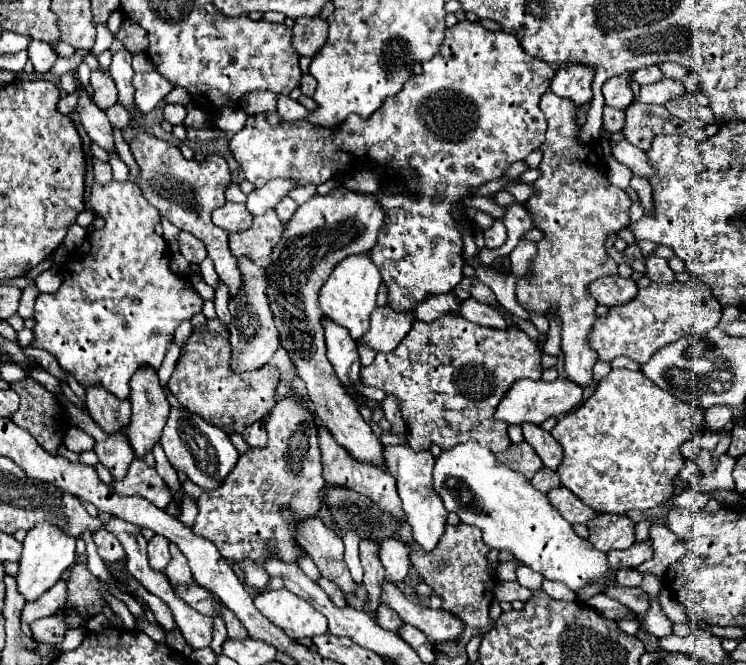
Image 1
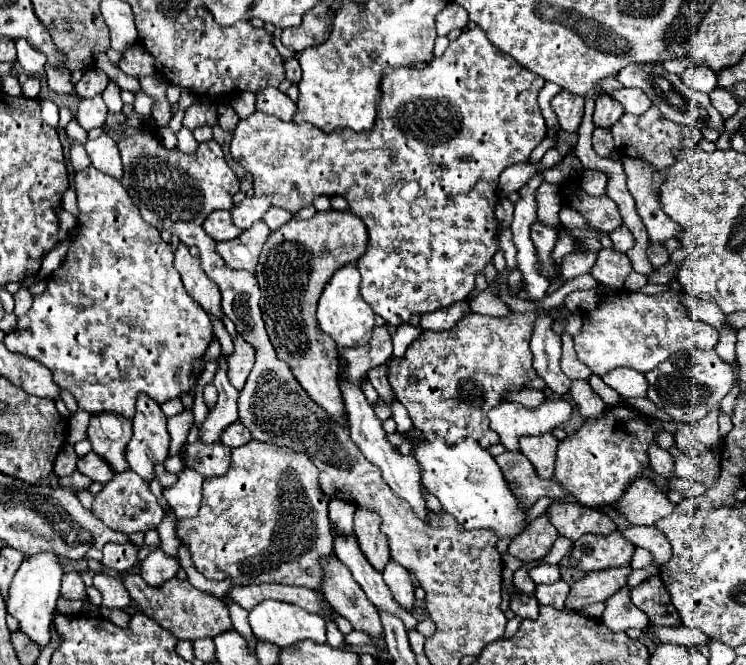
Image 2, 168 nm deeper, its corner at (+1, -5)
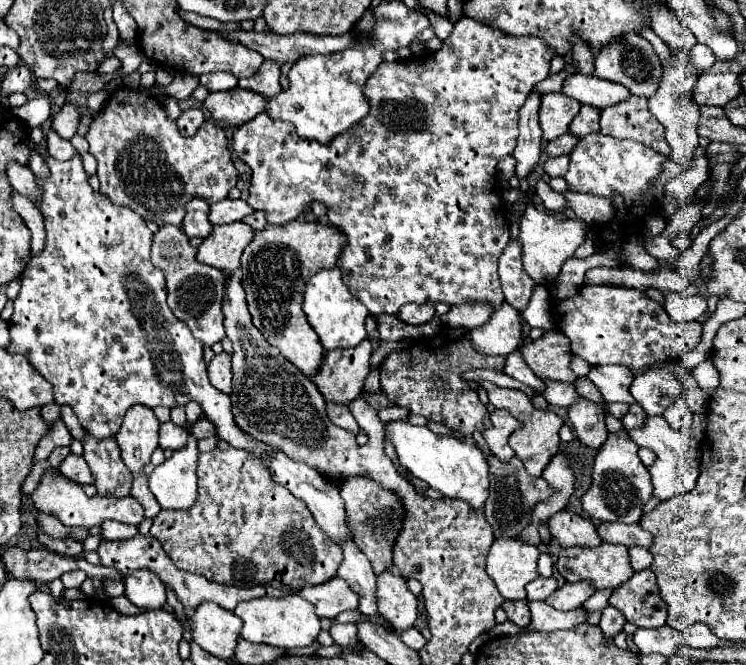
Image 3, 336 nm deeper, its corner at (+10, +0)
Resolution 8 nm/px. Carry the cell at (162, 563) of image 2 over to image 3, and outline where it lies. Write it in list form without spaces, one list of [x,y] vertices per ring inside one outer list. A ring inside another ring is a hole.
[[[137,571],[125,579],[125,597],[141,609],[163,609],[167,605],[165,585],[149,571]]]

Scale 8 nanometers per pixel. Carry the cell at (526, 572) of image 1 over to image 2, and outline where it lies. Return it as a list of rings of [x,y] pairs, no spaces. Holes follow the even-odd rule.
[[[540,564],[540,566],[532,568],[528,574],[534,584],[554,584],[560,578],[558,566],[548,566],[548,564]]]

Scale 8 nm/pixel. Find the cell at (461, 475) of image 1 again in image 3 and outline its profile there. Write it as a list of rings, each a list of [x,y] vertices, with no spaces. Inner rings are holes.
[[[401,419],[385,423],[385,439],[391,441],[391,445],[395,447],[401,465],[411,475],[425,481],[431,489],[437,489],[451,499],[465,499],[469,505],[473,505],[473,509],[485,505],[489,493],[489,467],[485,455],[477,447],[461,443],[455,437],[435,435],[429,427],[411,425],[409,421]]]

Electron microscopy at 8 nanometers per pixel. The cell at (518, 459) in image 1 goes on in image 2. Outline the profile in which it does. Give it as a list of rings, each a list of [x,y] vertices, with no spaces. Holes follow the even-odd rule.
[[[520,450],[504,452],[496,456],[496,462],[502,468],[504,476],[512,482],[514,492],[526,498],[524,504],[532,506],[540,496],[550,496],[554,500],[564,498],[564,490],[560,488],[560,484],[554,480],[540,478],[534,472],[534,466],[530,464],[530,460],[526,460],[526,456],[522,456]]]

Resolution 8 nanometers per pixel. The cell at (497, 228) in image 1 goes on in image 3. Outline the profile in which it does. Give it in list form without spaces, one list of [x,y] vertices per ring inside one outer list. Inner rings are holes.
[[[451,307],[445,315],[441,315],[441,321],[447,327],[475,329],[489,321],[491,315],[493,311],[489,311],[489,307]]]

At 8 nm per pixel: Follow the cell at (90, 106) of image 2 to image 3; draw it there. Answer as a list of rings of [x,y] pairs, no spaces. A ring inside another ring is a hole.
[[[65,105],[51,119],[53,131],[63,139],[71,139],[77,133],[77,125],[79,125],[79,111],[73,105]]]

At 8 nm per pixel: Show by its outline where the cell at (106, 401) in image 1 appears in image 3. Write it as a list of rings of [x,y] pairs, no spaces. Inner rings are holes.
[[[87,435],[85,447],[85,461],[95,477],[97,495],[113,495],[113,497],[127,497],[131,491],[133,475],[129,467],[121,461],[119,447],[115,439],[97,441],[91,435]]]

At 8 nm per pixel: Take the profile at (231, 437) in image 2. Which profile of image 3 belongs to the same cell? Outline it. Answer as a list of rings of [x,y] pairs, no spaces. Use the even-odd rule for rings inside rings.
[[[197,419],[193,423],[193,427],[189,427],[189,433],[195,437],[195,439],[205,439],[209,435],[215,435],[213,431],[213,425],[207,421],[207,419]]]

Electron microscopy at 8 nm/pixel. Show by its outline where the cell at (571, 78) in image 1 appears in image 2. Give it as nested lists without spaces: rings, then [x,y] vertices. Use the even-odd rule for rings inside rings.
[[[560,90],[560,94],[556,94],[552,98],[552,108],[558,116],[562,130],[566,130],[566,132],[578,130],[582,116],[584,116],[584,100],[580,96],[574,96],[572,92]]]

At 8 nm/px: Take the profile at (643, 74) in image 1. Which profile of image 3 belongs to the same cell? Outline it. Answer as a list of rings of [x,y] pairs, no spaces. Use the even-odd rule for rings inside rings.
[[[637,33],[621,35],[619,41],[603,47],[595,59],[593,59],[593,75],[599,79],[607,79],[613,83],[619,83],[631,91],[631,95],[643,95],[649,97],[653,91],[657,91],[657,83],[661,81],[661,61],[657,53],[653,51],[651,43],[643,39]]]

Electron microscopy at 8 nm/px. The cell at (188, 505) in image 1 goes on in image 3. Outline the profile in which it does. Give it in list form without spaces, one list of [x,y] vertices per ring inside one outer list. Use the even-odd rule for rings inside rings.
[[[189,435],[185,449],[175,451],[149,475],[149,489],[163,509],[187,509],[197,497],[197,441]]]

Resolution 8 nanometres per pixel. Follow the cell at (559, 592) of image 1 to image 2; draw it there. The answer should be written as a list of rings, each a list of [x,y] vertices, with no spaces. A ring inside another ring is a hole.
[[[558,580],[554,584],[540,584],[536,586],[536,600],[546,606],[554,606],[558,610],[566,608],[566,598],[570,594],[570,586],[564,580]]]

